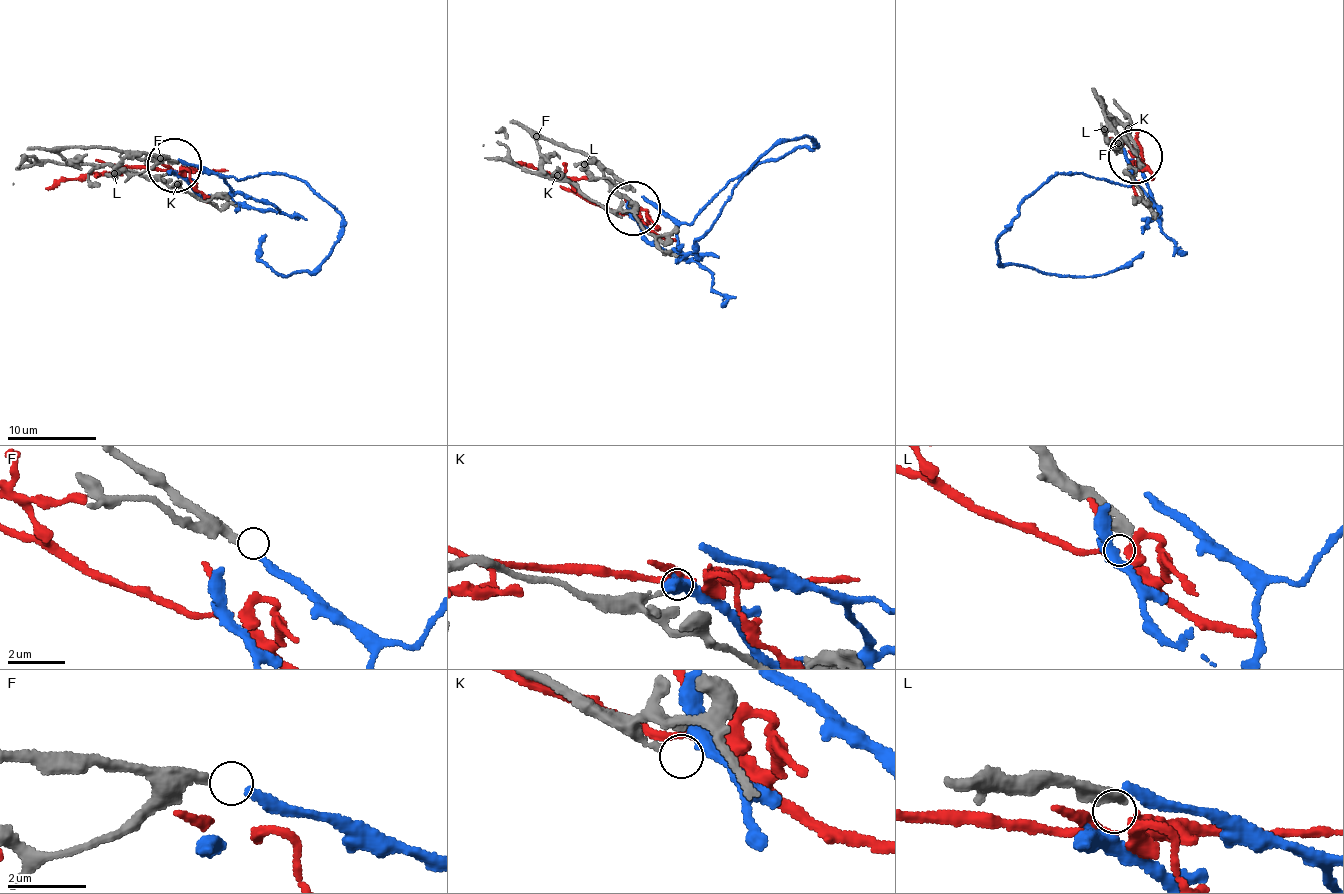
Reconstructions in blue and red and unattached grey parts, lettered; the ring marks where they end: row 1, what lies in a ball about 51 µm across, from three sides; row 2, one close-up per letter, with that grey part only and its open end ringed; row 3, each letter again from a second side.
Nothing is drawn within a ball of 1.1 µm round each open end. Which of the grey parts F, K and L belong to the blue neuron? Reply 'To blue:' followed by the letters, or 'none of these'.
To blue: F

